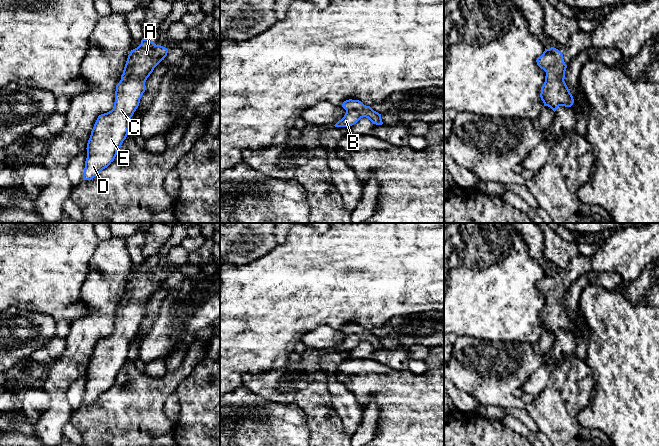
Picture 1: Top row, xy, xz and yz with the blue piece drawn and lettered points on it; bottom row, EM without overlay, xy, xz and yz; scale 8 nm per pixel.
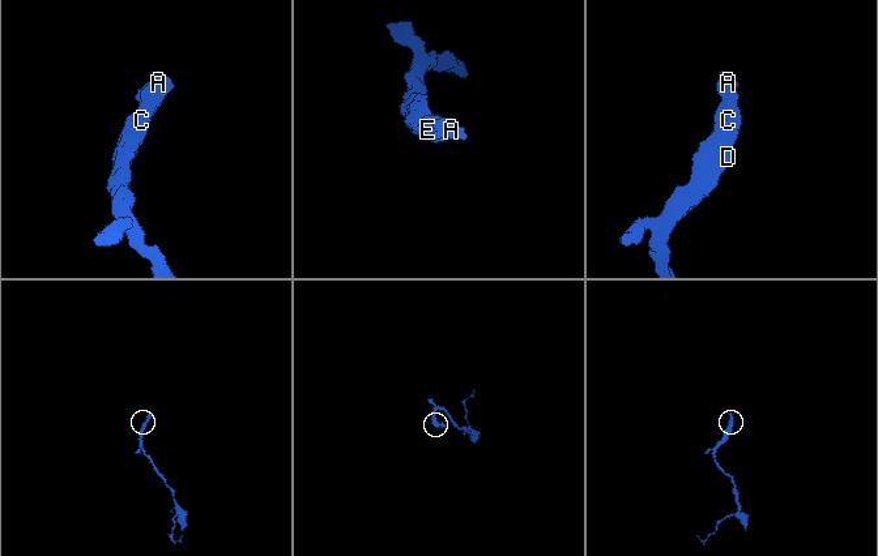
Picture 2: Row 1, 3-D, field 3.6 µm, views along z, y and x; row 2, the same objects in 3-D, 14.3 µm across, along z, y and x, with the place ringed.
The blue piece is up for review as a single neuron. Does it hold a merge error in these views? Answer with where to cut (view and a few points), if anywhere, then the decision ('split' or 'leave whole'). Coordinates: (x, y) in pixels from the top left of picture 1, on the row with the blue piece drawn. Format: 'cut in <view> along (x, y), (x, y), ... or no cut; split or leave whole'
no cut; leave whole

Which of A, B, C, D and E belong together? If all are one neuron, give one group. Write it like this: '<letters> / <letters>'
A B C D E

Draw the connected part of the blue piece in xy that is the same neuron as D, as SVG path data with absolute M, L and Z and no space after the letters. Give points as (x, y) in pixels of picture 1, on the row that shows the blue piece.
M143 38L141 44L128 55L120 82L116 85L114 108L98 116L87 143L87 158L83 180L91 180L115 159L117 150L128 135L129 122L146 90L145 82L154 68L167 56L168 49Z

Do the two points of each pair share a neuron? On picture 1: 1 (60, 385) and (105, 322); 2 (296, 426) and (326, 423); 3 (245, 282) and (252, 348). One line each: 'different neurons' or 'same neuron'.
1: same neuron
2: different neurons
3: same neuron

